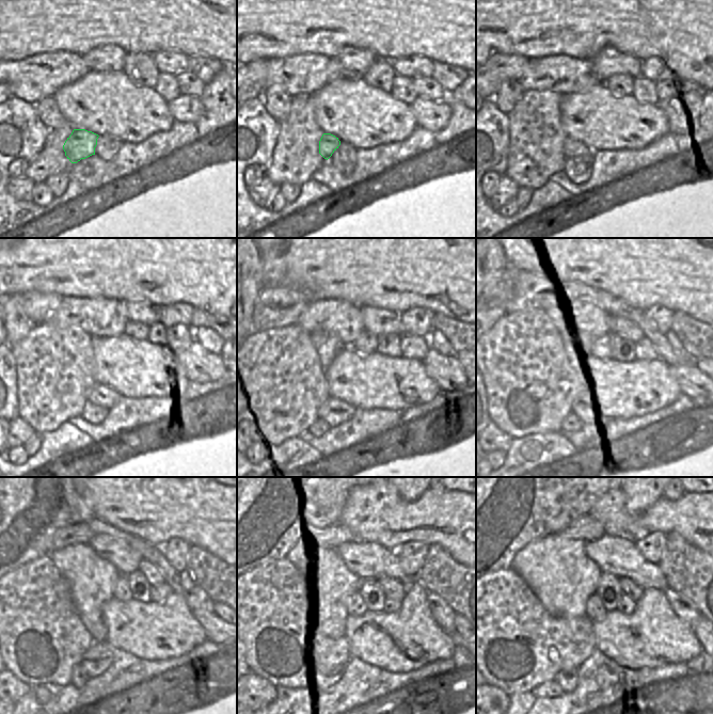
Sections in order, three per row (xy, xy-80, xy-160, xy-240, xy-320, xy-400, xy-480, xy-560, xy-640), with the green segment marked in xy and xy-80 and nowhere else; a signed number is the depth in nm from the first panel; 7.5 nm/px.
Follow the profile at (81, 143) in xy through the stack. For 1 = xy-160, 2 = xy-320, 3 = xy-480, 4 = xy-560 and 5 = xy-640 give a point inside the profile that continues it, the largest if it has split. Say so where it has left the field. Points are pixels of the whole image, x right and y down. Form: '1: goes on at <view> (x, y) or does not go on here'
1: goes on at xy-160 (571, 147)
2: goes on at xy-320 (334, 412)
3: goes on at xy-480 (98, 657)
4: goes on at xy-560 (327, 676)
5: goes on at xy-640 (567, 680)

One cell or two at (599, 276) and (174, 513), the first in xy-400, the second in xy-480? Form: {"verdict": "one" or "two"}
{"verdict": "one"}

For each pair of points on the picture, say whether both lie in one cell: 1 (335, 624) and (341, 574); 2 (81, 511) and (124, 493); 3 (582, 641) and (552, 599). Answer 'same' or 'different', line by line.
1: same
2: different
3: different

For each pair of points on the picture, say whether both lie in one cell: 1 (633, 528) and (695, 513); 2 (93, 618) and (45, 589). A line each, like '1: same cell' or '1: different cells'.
1: same cell
2: different cells

